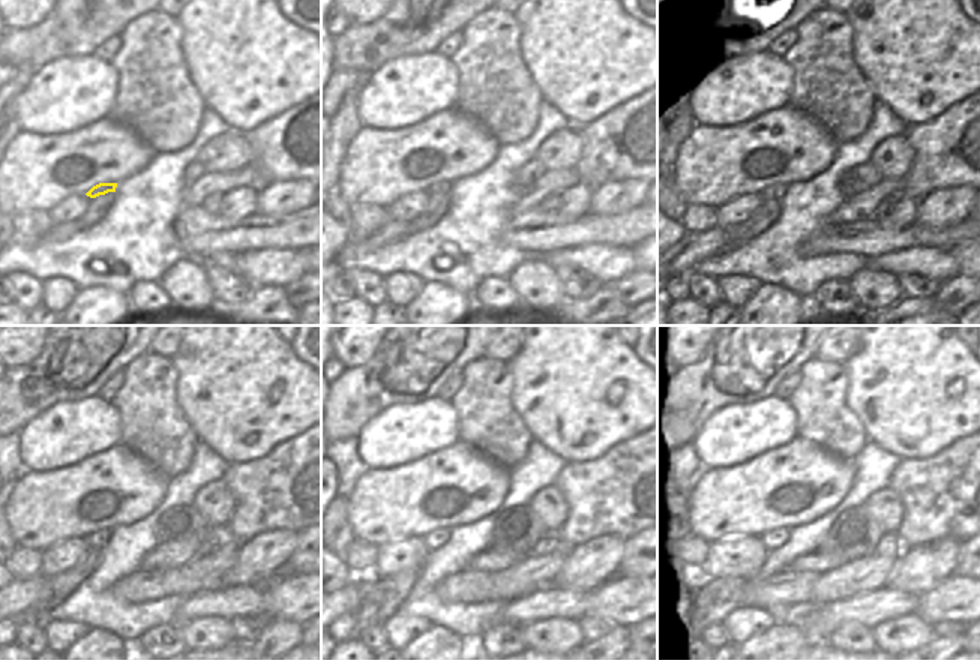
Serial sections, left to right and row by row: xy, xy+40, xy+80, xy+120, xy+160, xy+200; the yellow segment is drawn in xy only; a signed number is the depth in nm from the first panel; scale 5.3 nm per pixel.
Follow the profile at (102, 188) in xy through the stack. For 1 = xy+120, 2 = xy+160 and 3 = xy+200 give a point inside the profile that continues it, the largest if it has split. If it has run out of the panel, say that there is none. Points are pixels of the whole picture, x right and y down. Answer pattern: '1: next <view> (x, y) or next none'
1: next xy+120 (99, 539)
2: next xy+160 (435, 539)
3: next xy+200 (776, 537)

